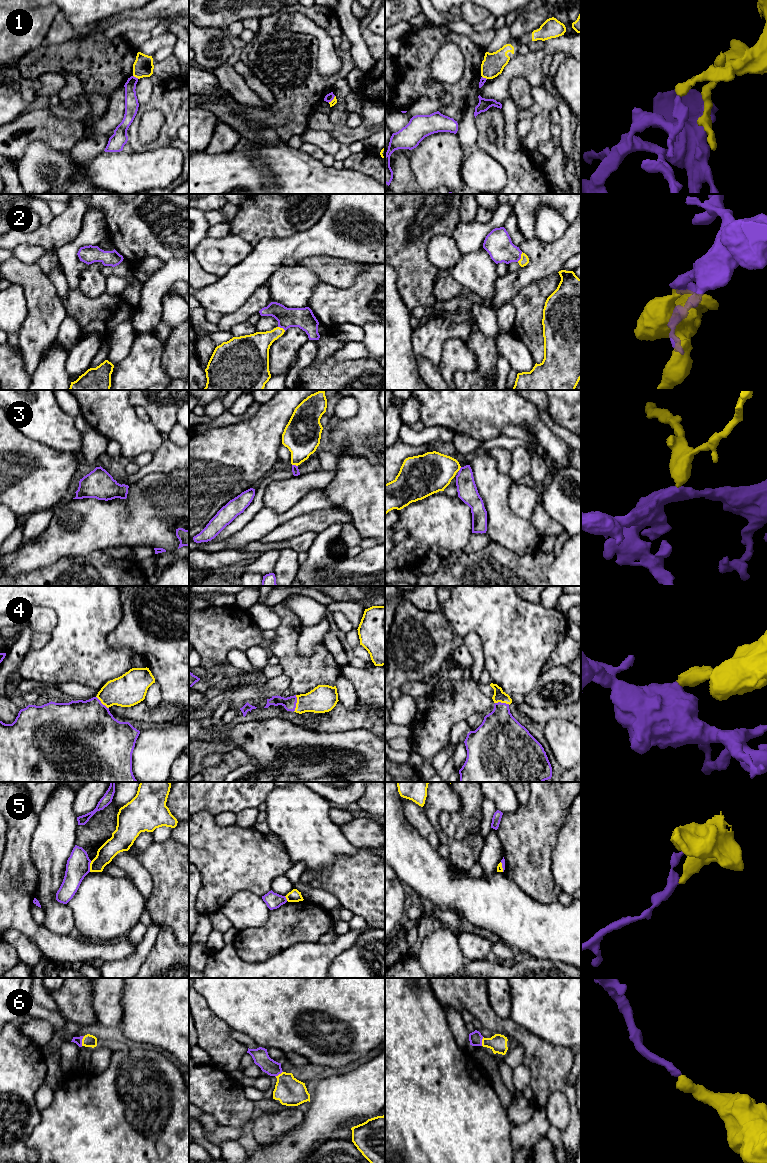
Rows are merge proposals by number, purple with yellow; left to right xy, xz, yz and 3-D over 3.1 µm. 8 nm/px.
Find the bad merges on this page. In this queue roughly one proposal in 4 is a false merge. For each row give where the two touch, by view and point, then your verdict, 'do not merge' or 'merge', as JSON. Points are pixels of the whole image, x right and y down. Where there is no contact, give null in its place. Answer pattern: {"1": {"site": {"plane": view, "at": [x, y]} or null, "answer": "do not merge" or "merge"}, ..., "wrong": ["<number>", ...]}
{"1": {"site": {"plane": "xy", "at": [135, 77]}, "answer": "do not merge"}, "2": {"site": {"plane": "yz", "at": [520, 257]}, "answer": "merge"}, "3": {"site": {"plane": "xz", "at": [295, 465]}, "answer": "do not merge"}, "4": {"site": {"plane": "xz", "at": [296, 702]}, "answer": "merge"}, "5": {"site": {"plane": "xy", "at": [89, 866]}, "answer": "do not merge"}, "6": {"site": {"plane": "xy", "at": [81, 1041]}, "answer": "merge"}, "wrong": ["1", "3", "5"]}

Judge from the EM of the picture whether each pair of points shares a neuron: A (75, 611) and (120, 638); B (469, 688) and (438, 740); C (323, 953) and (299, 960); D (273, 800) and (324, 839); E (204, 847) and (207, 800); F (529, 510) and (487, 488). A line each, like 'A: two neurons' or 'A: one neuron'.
A: two neurons
B: one neuron
C: one neuron
D: one neuron
E: two neurons
F: two neurons

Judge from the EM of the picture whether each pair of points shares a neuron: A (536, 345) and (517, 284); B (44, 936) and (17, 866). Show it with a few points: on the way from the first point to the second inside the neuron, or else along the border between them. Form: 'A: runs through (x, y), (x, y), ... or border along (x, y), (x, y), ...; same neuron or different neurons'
A: border along (540, 279), (526, 284), (511, 300); different neurons
B: runs through (26, 922), (17, 913), (17, 884); same neuron

